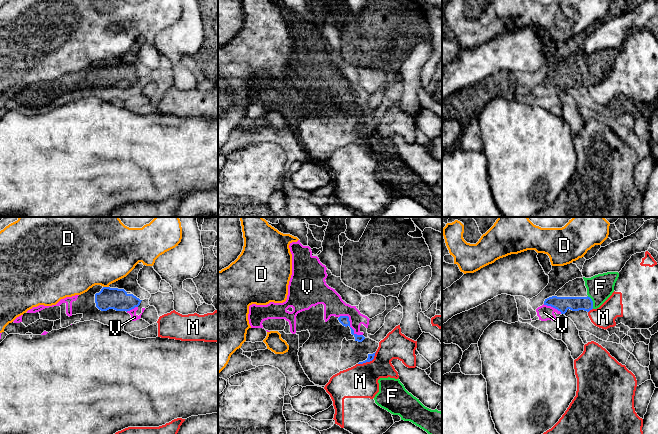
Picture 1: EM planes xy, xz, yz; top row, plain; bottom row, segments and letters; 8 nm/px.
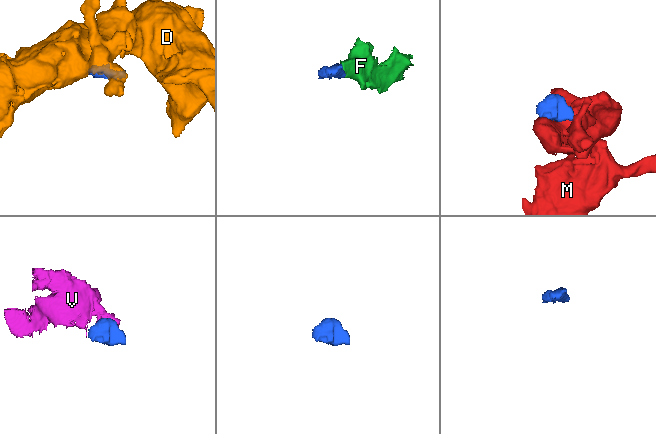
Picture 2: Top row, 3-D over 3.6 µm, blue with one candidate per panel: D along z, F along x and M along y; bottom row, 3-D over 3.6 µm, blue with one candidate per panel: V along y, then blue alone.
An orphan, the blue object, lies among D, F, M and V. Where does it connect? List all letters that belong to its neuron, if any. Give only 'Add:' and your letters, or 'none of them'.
Add: F, V

